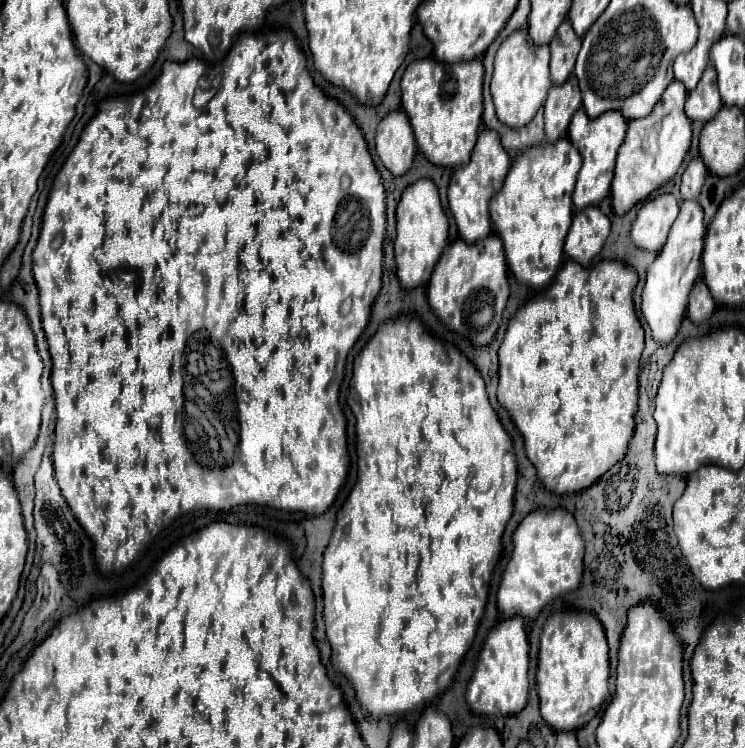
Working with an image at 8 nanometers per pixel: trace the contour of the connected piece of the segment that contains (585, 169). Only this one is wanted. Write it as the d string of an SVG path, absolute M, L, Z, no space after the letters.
M580 107L580 111L576 111L576 115L572 117L572 123L568 129L568 139L582 155L582 169L578 173L576 189L572 195L574 207L578 211L580 211L580 207L596 207L610 193L610 185L614 179L616 153L624 141L624 135L626 135L626 119L622 117L620 111L606 111L604 115L590 119L586 115L586 111Z

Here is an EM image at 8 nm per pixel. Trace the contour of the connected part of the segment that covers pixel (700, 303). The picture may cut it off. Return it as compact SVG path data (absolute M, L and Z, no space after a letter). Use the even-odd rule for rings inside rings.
M698 279L694 289L692 289L692 293L690 293L690 303L688 303L688 317L690 317L690 321L700 325L708 317L712 317L714 307L716 307L716 303L714 303L706 283L702 279Z

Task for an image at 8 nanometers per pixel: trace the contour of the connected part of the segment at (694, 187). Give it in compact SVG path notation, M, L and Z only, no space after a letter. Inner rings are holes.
M696 159L692 163L688 163L684 175L682 175L682 197L684 199L692 199L692 201L698 201L700 197L700 187L704 185L704 179L708 175L708 169L706 165L702 163L702 159Z

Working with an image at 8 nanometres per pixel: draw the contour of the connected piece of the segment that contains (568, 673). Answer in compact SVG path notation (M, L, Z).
M586 611L552 613L540 635L536 673L542 719L554 731L578 731L600 711L606 697L610 699L608 677L608 643L600 621Z

